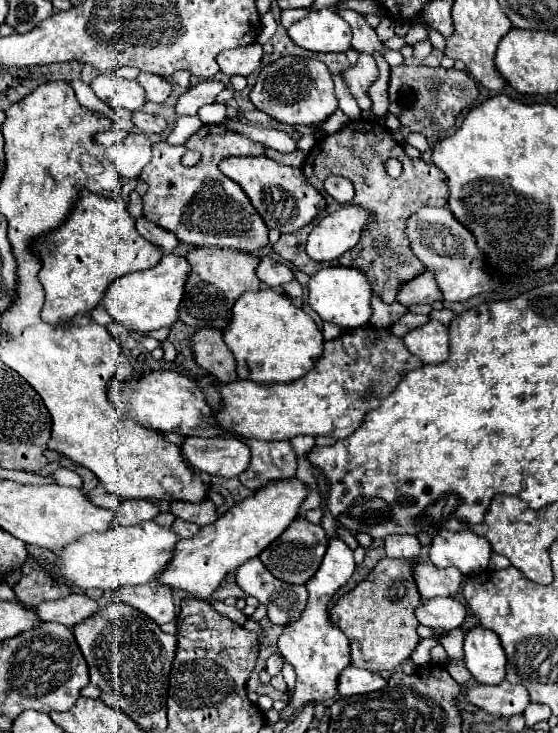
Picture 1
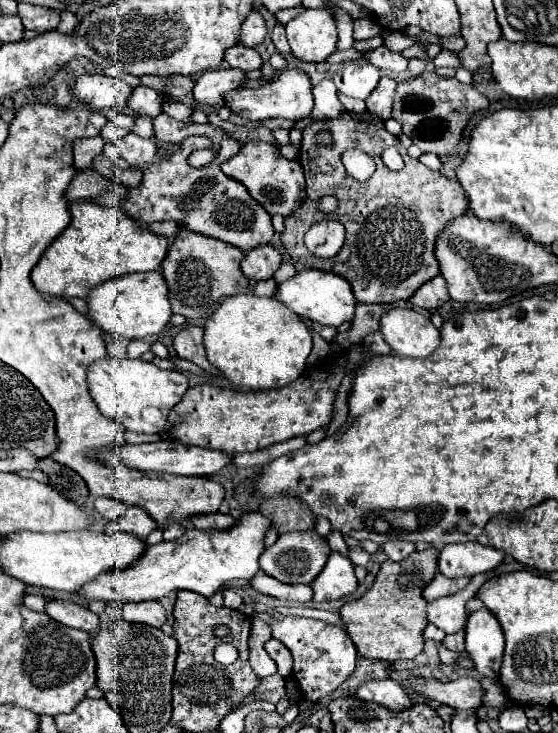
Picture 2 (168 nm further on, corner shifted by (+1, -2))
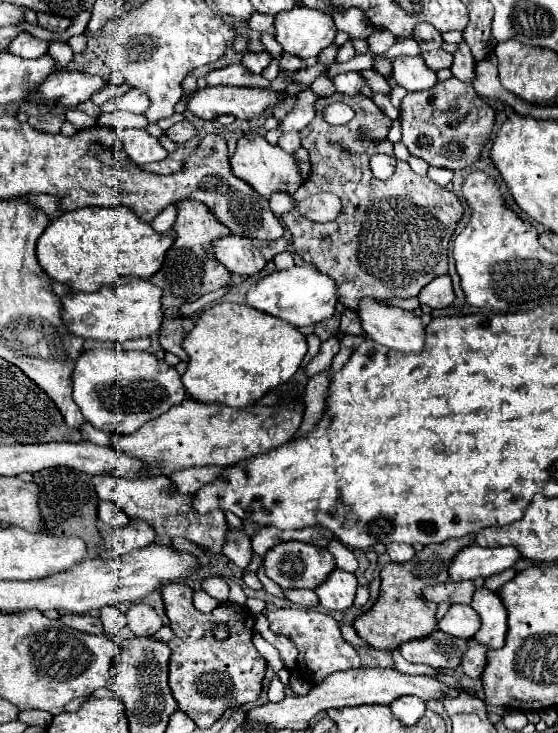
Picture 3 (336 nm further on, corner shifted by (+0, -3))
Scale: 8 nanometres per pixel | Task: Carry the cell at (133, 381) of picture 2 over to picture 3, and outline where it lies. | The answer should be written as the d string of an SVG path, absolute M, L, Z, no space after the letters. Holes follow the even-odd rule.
M122 348L86 350L76 362L72 380L74 402L80 406L86 420L98 430L112 434L132 434L186 398L186 388L180 380L180 374L164 360L154 358L150 352L126 352Z

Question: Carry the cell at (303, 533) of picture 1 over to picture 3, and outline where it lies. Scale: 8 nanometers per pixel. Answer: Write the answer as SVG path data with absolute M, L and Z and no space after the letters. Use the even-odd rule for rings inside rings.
M282 542L274 548L270 548L264 556L264 572L270 580L274 580L282 590L294 590L294 588L310 588L314 590L320 586L328 574L336 568L334 556L326 548L318 548L314 544L306 542Z

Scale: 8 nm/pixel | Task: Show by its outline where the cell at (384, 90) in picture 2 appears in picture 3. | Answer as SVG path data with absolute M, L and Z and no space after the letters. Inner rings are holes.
M374 92L372 94L372 100L374 100L374 104L390 118L390 120L396 120L398 118L398 110L392 106L392 102L390 102L390 94L382 94L382 92Z

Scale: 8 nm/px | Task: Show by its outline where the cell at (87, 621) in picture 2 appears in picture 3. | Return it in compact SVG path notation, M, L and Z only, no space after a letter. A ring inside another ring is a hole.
M62 614L60 616L60 622L70 626L70 628L76 628L76 630L82 630L86 634L100 634L104 628L102 628L102 622L96 614Z

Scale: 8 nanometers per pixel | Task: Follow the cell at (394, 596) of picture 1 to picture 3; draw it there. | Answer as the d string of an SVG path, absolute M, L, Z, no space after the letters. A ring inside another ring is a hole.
M458 538L458 540L446 540L440 544L430 544L422 552L416 552L414 558L406 564L390 562L382 568L382 586L380 586L380 598L376 604L354 618L354 630L358 636L368 642L374 650L398 650L402 642L416 640L422 636L428 636L428 632L436 630L436 604L422 598L422 588L440 584L448 580L448 566L454 558L454 554L470 544L470 538Z

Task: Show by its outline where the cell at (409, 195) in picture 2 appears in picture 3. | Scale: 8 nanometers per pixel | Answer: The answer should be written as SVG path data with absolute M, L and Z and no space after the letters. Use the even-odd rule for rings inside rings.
M334 94L322 98L316 110L316 118L300 132L302 146L310 154L312 172L294 200L304 200L318 190L340 190L342 214L334 222L316 224L296 208L286 212L282 220L292 234L296 254L336 280L340 302L350 310L358 310L364 298L416 298L428 282L448 272L448 242L464 216L460 198L452 190L434 184L428 176L412 172L408 162L396 162L396 172L388 180L374 178L370 158L374 154L394 156L394 148L386 138L392 122L372 98ZM332 102L348 104L356 116L344 126L330 126L322 110ZM370 138L380 140L380 144L370 142ZM374 244L380 248L374 248Z

